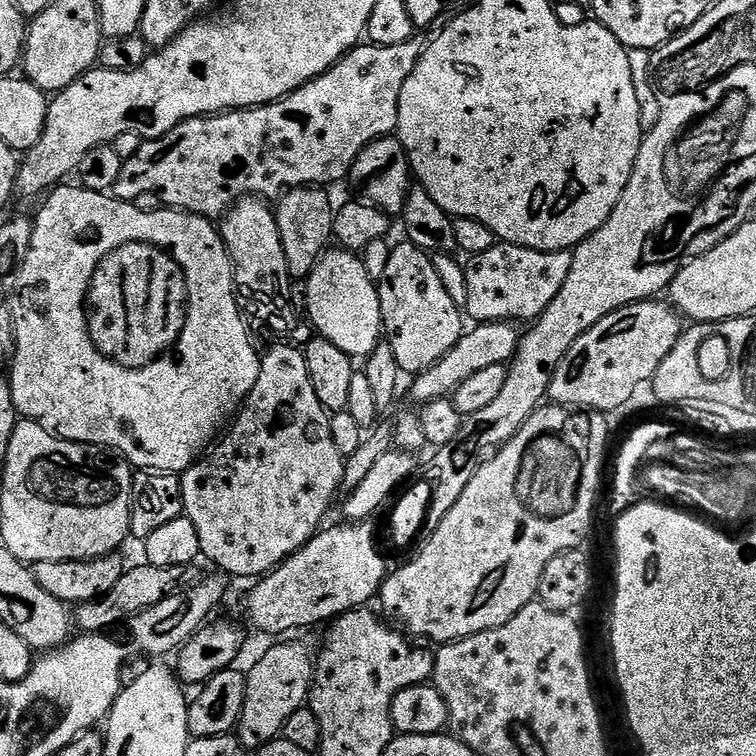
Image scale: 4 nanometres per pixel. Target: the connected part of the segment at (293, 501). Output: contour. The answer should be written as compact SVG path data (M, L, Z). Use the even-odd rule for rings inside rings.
M280 344L277 348L270 349L268 353L265 351L261 355L258 382L254 382L254 390L250 390L250 394L244 399L238 415L231 421L227 432L228 437L224 441L221 439L215 447L205 451L200 459L180 476L184 515L190 522L194 522L194 530L198 530L200 554L205 561L208 559L210 563L217 564L221 568L219 569L221 573L229 572L232 576L260 578L284 563L289 556L294 555L303 544L308 543L316 535L318 529L325 523L324 515L327 514L336 491L339 493L344 483L346 457L338 454L338 446L334 446L334 434L330 434L330 413L324 409L322 402L318 402L318 394L314 394L314 386L310 386L310 370L306 370L306 358L299 347L296 349L292 344Z

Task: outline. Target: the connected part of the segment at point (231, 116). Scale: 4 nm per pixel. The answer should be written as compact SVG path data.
M416 38L407 40L406 42L402 42L402 46L378 46L371 42L361 43L359 46L353 48L348 55L343 56L342 59L337 62L331 70L325 72L323 76L318 77L317 80L311 80L309 84L303 84L296 92L292 92L290 95L284 97L284 99L276 101L275 104L265 104L262 108L229 110L215 116L195 116L193 120L187 120L178 126L174 126L174 130L170 130L162 138L158 138L157 140L145 140L143 146L138 150L138 154L134 154L129 160L124 161L122 174L118 178L114 189L116 199L134 202L142 194L154 194L160 199L161 205L169 208L174 208L182 212L192 212L195 216L220 218L229 212L236 203L244 199L245 196L255 196L272 202L283 196L290 188L329 186L328 184L336 184L339 180L347 181L354 162L358 158L358 154L362 154L362 150L366 146L370 146L370 142L374 142L382 136L393 135L393 133L396 132L398 102L402 98L402 86L406 86L406 78L410 78L414 66L418 66L418 62L422 58L422 54L425 50L425 45L423 43L419 44L418 40L419 39Z

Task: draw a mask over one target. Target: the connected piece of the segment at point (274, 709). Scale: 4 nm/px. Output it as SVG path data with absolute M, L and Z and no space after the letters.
M276 642L272 649L253 666L252 669L247 669L246 672L246 690L244 691L244 705L242 706L242 714L240 715L240 722L238 725L238 735L242 746L249 750L255 750L264 747L271 740L277 739L283 733L286 726L286 718L290 718L290 714L294 714L294 710L305 707L309 703L310 693L312 690L312 673L314 671L314 652L311 652L304 644L280 644L284 642Z

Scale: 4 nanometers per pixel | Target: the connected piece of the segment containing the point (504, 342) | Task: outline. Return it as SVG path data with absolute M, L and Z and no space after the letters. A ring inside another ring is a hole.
M480 322L472 327L465 331L459 342L442 359L413 379L416 381L412 384L412 396L417 400L417 405L423 406L431 400L451 397L452 393L458 390L458 386L462 386L466 378L478 374L478 370L486 370L486 366L495 364L508 364L516 355L516 350L520 347L521 333L515 332L511 323Z

